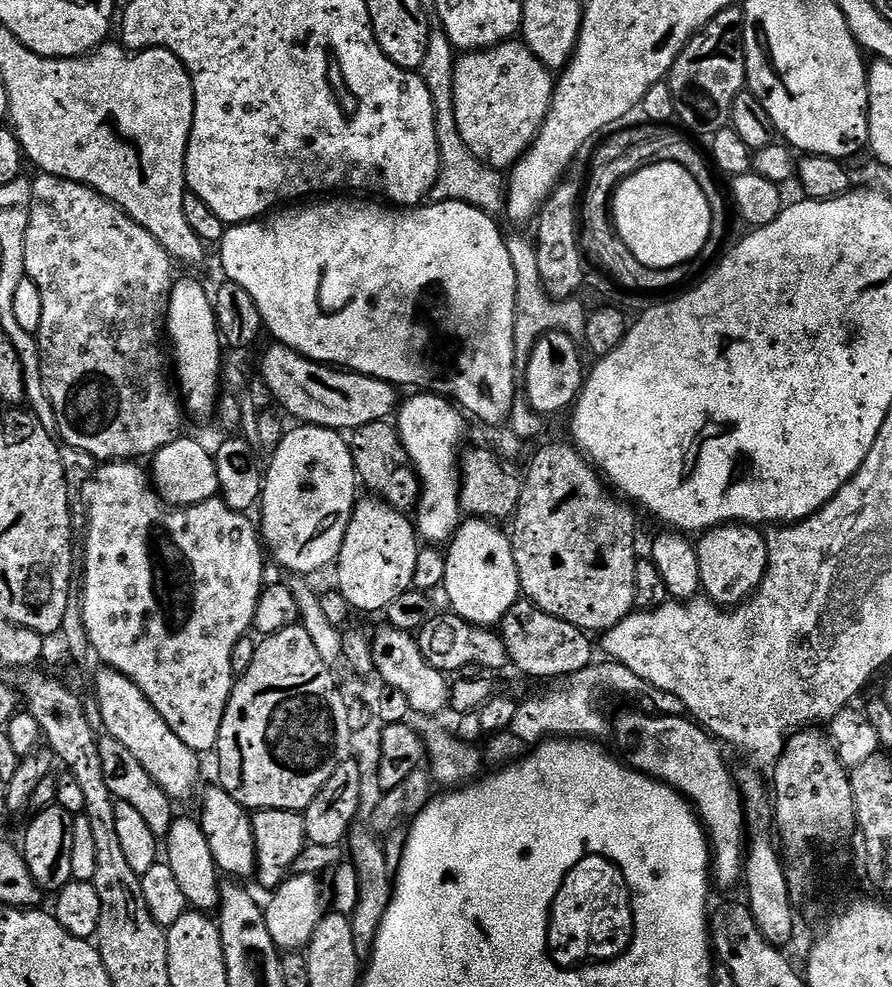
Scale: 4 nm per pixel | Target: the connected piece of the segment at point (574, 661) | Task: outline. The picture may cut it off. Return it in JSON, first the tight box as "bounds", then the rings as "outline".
{"bounds":[498,598,593,680],"outline":[[[527,598],[510,606],[498,625],[498,631],[508,651],[511,667],[528,676],[537,676],[540,680],[552,680],[555,676],[567,678],[593,667],[593,637],[570,622],[562,622],[562,618],[554,618],[554,614],[546,614]]]}

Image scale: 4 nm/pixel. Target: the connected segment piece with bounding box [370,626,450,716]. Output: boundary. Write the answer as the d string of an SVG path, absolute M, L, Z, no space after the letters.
M381 626L376 633L371 633L375 675L381 676L387 687L402 690L410 702L413 713L421 712L424 716L432 716L435 712L447 709L450 704L450 680L445 673L439 672L426 658L420 649L419 639L413 633L403 632L397 628Z

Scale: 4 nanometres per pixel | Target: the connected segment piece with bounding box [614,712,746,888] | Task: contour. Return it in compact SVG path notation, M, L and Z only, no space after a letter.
M640 712L622 713L617 720L616 718L614 720L614 740L620 743L621 750L628 755L627 763L635 771L668 784L677 792L682 793L689 804L696 809L696 815L700 817L704 830L708 833L712 854L710 876L715 887L716 884L720 888L732 888L735 884L739 885L746 859L746 813L744 799L740 797L740 787L736 784L733 769L728 769L728 764L720 753L721 745L699 723L684 716L661 715L659 718L652 716L643 716Z

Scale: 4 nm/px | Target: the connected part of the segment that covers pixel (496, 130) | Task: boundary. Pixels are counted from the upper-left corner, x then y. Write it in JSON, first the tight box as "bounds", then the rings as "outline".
{"bounds":[454,39,553,169],"outline":[[[519,39],[483,48],[481,52],[463,53],[454,66],[454,118],[458,122],[458,134],[462,134],[462,142],[466,142],[470,154],[491,168],[511,169],[536,141],[540,127],[546,122],[546,114],[552,105],[553,87],[553,73]]]}

